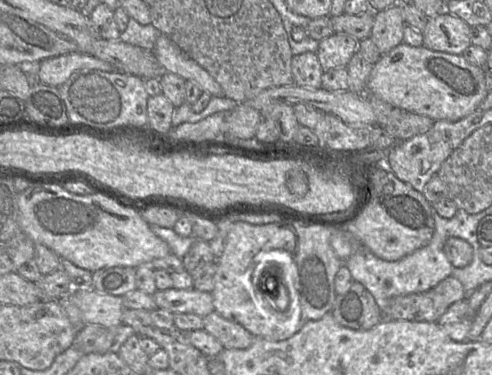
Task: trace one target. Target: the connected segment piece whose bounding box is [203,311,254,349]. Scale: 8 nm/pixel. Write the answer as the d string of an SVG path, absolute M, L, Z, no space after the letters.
M216 311L203 317L203 323L203 330L215 337L225 349L247 349L254 341L254 335L242 325L223 318Z

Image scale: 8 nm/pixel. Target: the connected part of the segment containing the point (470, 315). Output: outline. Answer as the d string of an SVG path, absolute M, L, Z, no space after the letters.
M464 299L452 304L436 323L453 341L465 342L476 314Z

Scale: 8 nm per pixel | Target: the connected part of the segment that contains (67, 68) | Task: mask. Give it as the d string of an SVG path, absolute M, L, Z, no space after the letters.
M72 52L40 61L37 81L58 88L74 72L82 69L106 72L116 70L110 63L95 56L81 52Z

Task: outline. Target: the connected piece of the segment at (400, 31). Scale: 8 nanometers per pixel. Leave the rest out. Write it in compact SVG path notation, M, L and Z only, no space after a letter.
M397 3L385 10L374 13L374 24L370 38L381 54L389 52L403 43L406 25L402 13L402 4Z

